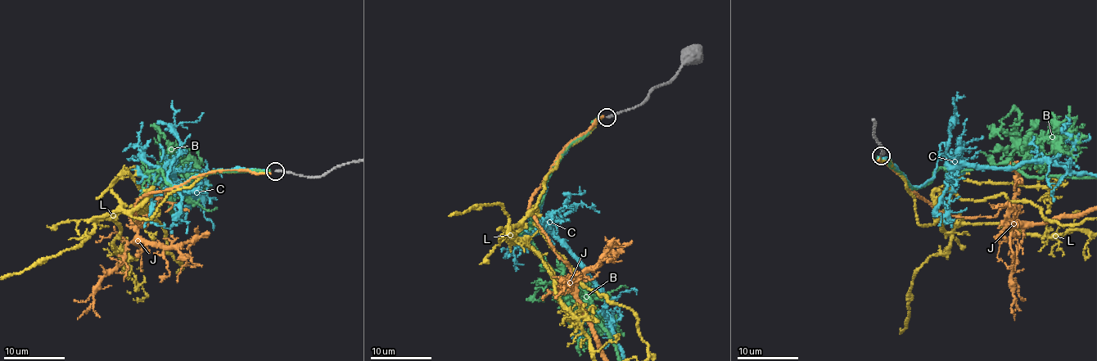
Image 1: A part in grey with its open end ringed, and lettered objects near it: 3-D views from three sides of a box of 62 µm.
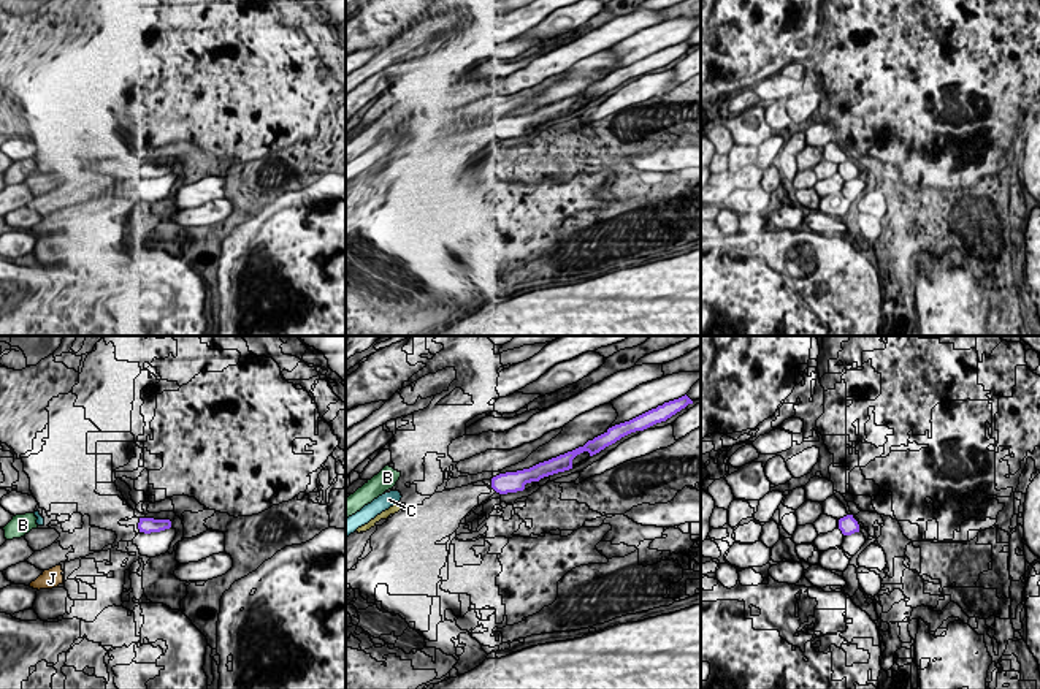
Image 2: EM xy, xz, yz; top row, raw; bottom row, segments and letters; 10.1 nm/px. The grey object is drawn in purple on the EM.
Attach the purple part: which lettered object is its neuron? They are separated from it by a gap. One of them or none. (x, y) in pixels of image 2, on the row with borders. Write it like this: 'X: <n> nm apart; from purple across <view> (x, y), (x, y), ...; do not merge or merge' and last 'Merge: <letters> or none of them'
B: 950 nm apart; from purple across xz (492, 479), (400, 475); do not merge
C: 900 nm apart; from purple across xz (492, 487), (401, 496); do not merge
J: 850 nm apart; from purple across xy (138, 528), (61, 566); do not merge
L: 950 nm apart; from purple across xz (492, 487), (400, 504); merge
Merge: L

